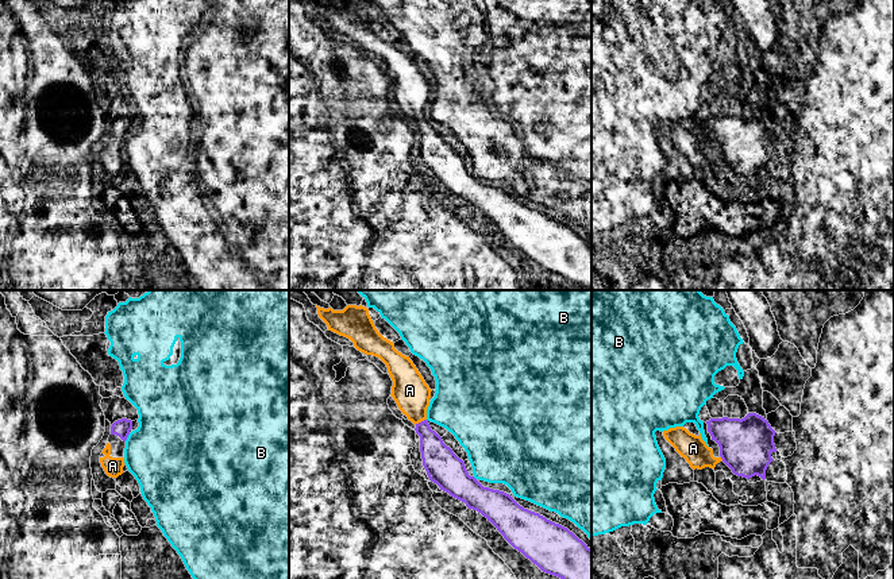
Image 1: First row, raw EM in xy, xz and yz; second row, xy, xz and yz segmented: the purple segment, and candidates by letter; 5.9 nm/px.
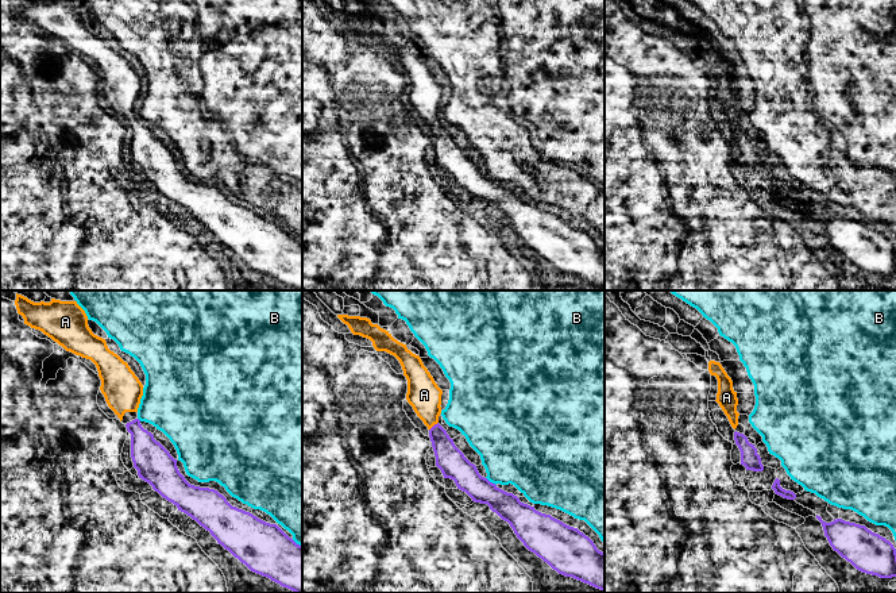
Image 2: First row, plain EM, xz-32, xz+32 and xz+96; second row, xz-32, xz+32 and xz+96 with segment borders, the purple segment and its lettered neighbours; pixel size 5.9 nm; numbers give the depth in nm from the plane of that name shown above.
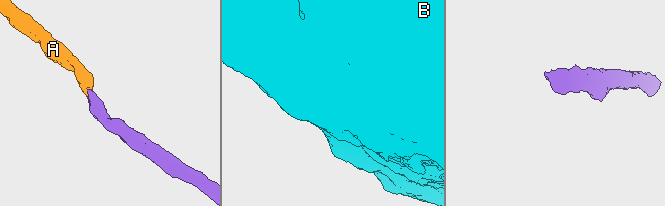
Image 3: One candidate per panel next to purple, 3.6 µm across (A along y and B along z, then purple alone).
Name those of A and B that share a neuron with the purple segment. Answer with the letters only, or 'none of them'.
A

